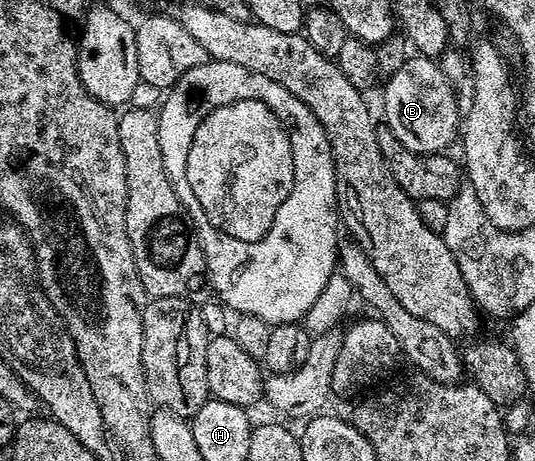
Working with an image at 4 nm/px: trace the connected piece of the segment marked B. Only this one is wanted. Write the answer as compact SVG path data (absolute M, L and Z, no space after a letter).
M418 55L408 56L407 62L397 71L397 75L386 78L387 90L383 93L383 113L385 124L391 128L393 135L401 139L405 147L414 153L441 153L450 150L450 145L456 144L461 133L461 107L455 98L456 86L442 74L441 67L432 58Z

